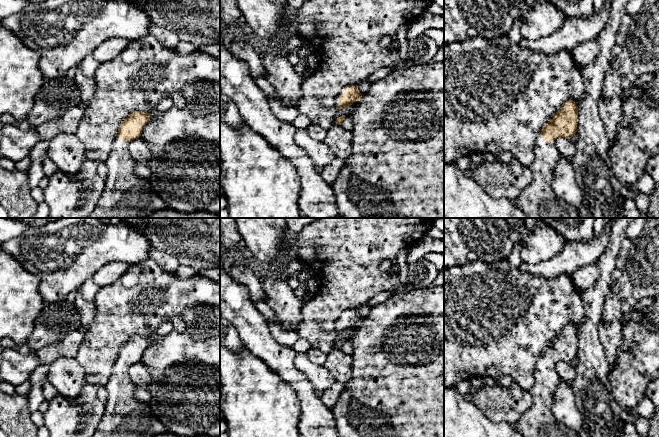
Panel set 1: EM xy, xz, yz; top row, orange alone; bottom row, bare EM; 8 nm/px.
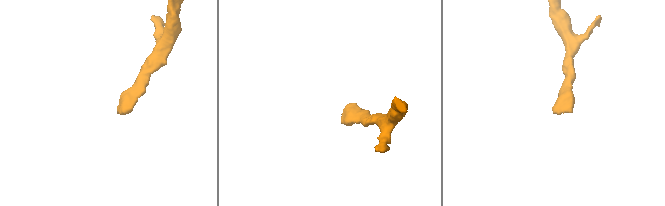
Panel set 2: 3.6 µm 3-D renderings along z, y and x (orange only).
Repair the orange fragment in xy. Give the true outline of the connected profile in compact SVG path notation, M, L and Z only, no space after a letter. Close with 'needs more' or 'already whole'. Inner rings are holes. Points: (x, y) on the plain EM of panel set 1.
M135 335L121 347L109 381L105 412L91 437L154 437L166 432L149 403L135 398L129 366L141 360L150 337Z; needs more

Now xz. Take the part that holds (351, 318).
M355 309L345 310L336 321L334 328L336 333L342 333L351 330L356 325L362 324L362 319Z; needs more

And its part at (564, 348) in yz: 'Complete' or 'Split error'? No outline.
Split error

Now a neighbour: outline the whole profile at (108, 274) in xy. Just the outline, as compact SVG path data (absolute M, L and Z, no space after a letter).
M112 262L100 268L92 279L99 287L104 287L118 280L128 267L123 262Z

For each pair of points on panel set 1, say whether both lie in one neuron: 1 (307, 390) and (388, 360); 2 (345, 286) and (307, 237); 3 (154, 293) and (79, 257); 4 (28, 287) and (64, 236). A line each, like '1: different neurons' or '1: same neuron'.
1: different neurons
2: same neuron
3: different neurons
4: different neurons

